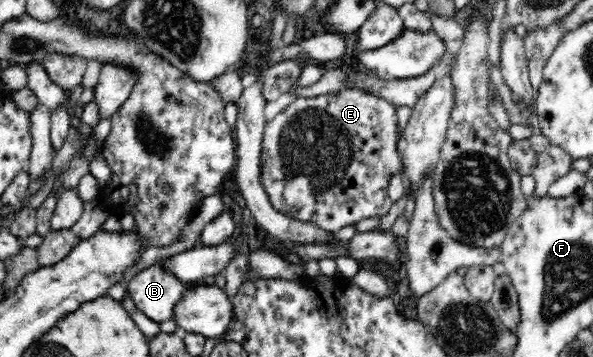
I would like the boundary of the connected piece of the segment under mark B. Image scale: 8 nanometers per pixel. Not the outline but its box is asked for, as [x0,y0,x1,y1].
[127,258,186,323]

